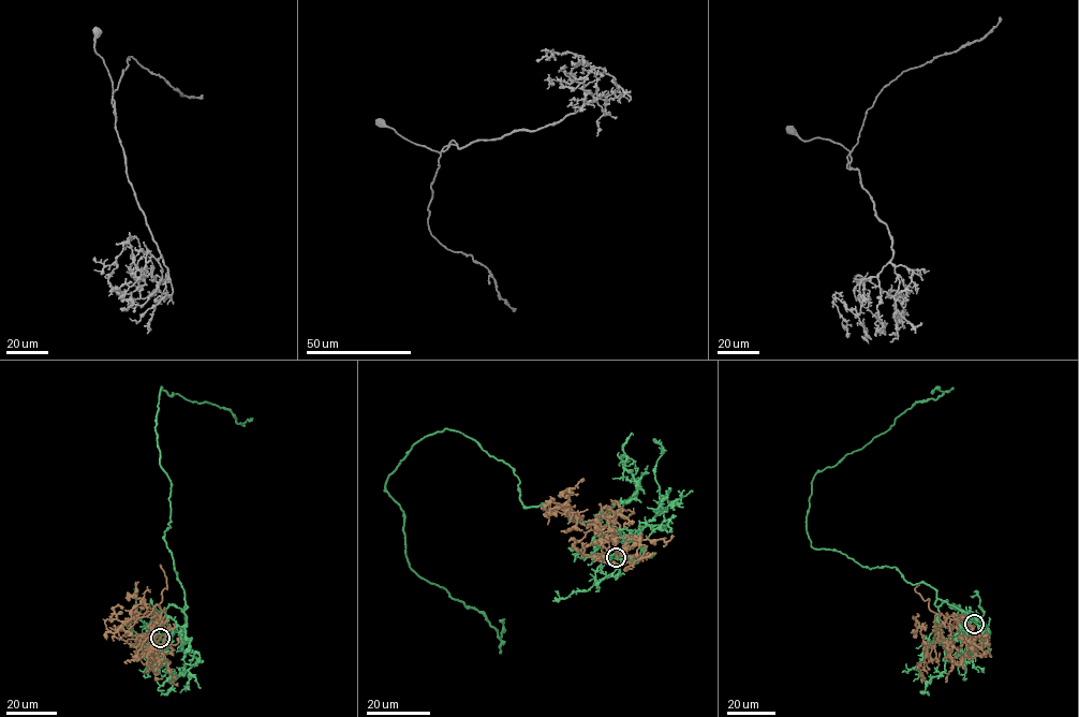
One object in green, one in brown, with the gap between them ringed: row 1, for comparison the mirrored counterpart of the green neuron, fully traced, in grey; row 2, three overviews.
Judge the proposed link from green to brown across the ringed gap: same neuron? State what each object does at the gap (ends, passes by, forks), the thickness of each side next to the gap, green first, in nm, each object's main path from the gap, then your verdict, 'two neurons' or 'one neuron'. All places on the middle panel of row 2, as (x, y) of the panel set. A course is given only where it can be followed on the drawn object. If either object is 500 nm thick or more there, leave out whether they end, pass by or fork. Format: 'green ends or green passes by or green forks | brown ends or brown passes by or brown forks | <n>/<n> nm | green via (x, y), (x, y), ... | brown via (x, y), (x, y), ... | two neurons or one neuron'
green ends | brown passes by | 150/200 nm | green via (617, 558), (608, 521), (528, 508), (513, 467), (426, 436), (384, 483), (410, 568), (500, 638), (499, 619) | brown via (616, 556), (616, 539), (599, 537), (597, 523), (586, 526), (563, 503), (542, 508) | two neurons

